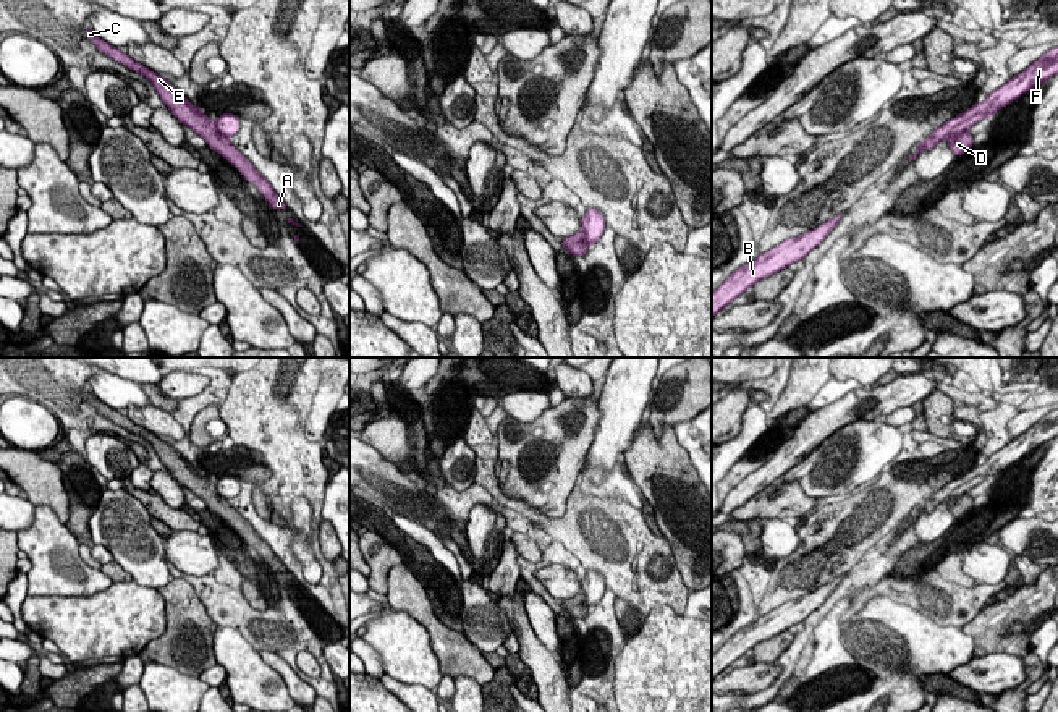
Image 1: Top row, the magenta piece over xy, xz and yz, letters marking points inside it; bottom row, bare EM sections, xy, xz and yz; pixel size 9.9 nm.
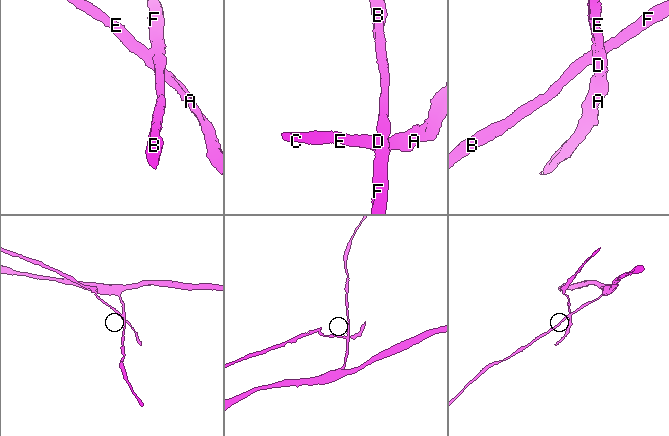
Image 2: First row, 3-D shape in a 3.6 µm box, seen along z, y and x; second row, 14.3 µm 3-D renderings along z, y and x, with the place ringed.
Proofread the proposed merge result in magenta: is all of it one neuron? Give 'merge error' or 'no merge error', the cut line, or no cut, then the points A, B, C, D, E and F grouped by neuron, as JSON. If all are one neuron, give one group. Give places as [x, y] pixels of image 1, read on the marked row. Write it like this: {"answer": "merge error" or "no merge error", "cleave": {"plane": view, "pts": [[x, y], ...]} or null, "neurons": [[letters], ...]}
{"answer": "merge error", "cleave": {"plane": "yz", "pts": [[966, 128], [948, 139]]}, "neurons": [["A", "C", "D", "E"], ["B", "F"]]}

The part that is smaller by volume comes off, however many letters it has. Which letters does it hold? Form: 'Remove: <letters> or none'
Remove: A, C, D, E

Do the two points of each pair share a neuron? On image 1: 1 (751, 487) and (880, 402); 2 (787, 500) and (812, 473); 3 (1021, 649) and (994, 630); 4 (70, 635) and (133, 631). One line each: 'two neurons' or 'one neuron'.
1: one neuron
2: two neurons
3: one neuron
4: one neuron

